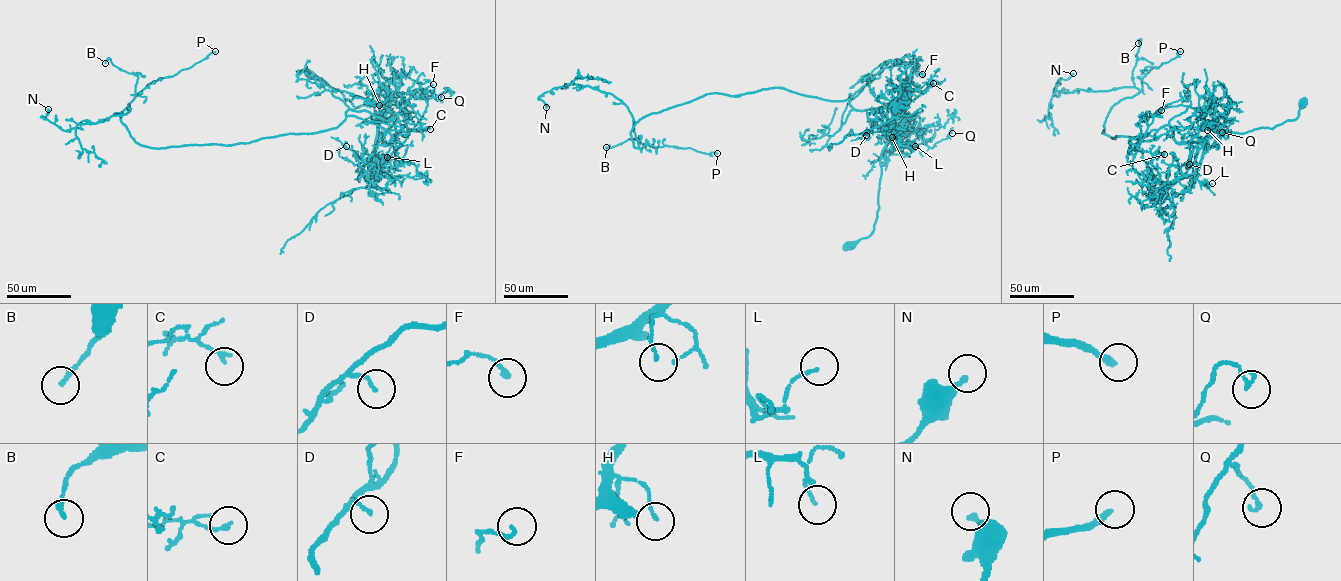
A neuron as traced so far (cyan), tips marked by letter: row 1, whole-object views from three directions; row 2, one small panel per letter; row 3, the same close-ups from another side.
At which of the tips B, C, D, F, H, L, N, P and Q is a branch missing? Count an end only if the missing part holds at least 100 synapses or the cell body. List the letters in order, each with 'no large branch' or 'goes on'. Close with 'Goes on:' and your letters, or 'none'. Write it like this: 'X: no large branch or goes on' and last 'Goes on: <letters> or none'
B: no large branch
C: no large branch
D: no large branch
F: no large branch
H: no large branch
L: no large branch
N: no large branch
P: goes on
Q: no large branch
Goes on: P

